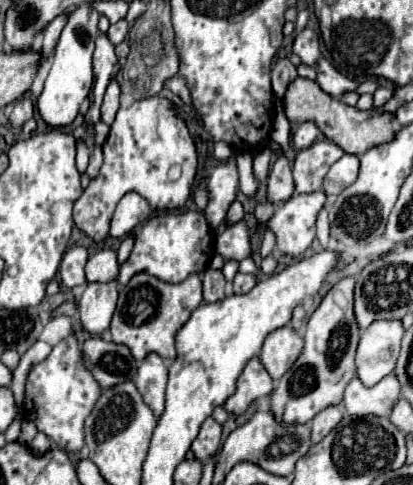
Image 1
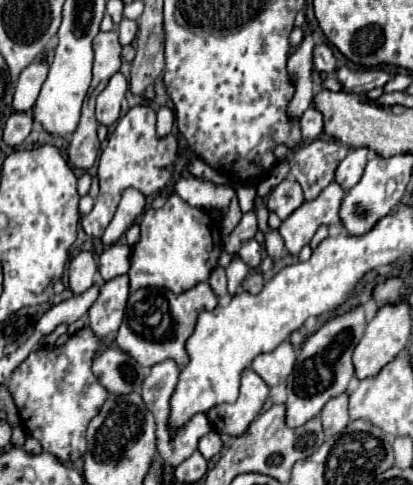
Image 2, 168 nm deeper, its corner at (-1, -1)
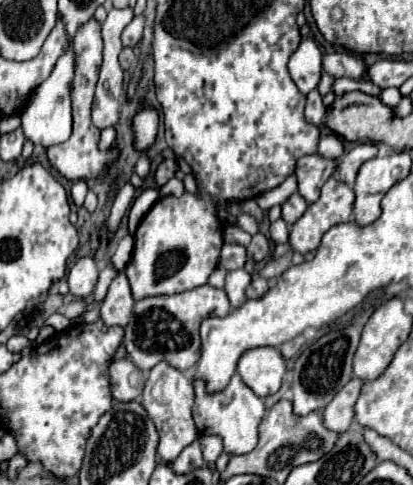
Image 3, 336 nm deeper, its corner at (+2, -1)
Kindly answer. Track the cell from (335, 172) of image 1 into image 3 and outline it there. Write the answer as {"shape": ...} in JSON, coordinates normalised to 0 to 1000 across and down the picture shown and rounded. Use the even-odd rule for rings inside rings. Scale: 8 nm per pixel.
{"shape":[[[869,295],[869,299],[860,299],[860,303],[855,303],[845,315],[835,315],[831,328],[826,328],[826,340],[821,340],[821,353],[816,353],[816,357],[821,357],[821,369],[826,369],[835,381],[855,386],[869,344],[874,344],[889,328],[898,328],[898,324],[908,324],[908,320],[913,320],[913,299],[903,299],[903,295]]]}

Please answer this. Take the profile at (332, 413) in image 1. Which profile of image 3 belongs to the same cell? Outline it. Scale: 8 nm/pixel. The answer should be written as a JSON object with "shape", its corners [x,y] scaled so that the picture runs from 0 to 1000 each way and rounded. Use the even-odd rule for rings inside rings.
{"shape":[[[850,781],[811,819],[806,827],[782,843],[782,876],[811,893],[831,893],[845,885],[855,868],[855,835],[869,819],[879,786]]]}

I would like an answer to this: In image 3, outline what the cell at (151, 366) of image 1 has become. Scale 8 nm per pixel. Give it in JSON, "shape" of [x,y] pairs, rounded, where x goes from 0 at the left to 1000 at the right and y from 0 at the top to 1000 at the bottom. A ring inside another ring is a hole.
{"shape":[[[404,744],[380,748],[351,786],[351,802],[341,814],[341,835],[351,839],[361,864],[375,872],[380,893],[385,893],[385,922],[380,938],[395,955],[419,955],[433,934],[462,918],[482,893],[472,880],[472,868],[462,860],[462,835],[467,835],[467,790],[424,757],[414,757]]]}

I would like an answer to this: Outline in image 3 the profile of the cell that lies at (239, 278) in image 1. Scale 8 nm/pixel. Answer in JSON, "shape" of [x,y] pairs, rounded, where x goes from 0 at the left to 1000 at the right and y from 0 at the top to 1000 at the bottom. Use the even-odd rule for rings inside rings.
{"shape":[[[613,567],[613,575],[608,575],[608,588],[598,592],[598,612],[603,616],[622,616],[622,612],[632,612],[632,608],[642,608],[651,600],[651,584],[632,571],[632,567]]]}

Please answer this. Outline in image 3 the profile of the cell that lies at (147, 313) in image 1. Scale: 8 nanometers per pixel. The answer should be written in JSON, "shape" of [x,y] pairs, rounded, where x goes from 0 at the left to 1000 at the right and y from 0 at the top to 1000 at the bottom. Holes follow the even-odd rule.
{"shape":[[[487,588],[462,600],[443,600],[429,608],[385,608],[351,612],[327,625],[322,654],[303,674],[298,711],[322,740],[322,748],[341,761],[370,761],[385,744],[414,748],[433,765],[462,761],[482,740],[482,670],[496,654],[540,654],[559,637],[554,616],[540,596],[521,596],[511,588]]]}

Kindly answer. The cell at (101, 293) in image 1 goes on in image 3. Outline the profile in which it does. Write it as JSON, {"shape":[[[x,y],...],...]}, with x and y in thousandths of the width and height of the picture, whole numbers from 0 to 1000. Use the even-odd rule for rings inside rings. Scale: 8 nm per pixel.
{"shape":[[[293,559],[283,563],[283,571],[274,575],[274,584],[264,588],[264,600],[240,633],[240,658],[259,670],[288,670],[303,674],[308,658],[317,658],[317,633],[322,633],[322,612],[317,612],[317,596],[312,596],[312,579],[308,567]]]}

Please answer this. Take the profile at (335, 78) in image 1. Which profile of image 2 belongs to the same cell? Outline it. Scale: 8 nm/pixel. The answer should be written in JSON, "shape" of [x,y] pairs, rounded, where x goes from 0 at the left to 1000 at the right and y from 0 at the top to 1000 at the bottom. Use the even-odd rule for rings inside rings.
{"shape":[[[823,138],[814,159],[847,192],[891,192],[910,179],[930,179],[954,155],[930,142],[891,142],[891,146],[852,146],[843,138]]]}

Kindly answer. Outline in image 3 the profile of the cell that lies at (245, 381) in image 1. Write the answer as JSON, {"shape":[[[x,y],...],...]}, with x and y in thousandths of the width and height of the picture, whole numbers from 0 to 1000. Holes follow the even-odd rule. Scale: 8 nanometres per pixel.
{"shape":[[[564,773],[559,790],[530,810],[501,810],[492,786],[467,786],[472,798],[472,835],[467,835],[467,864],[477,876],[482,897],[525,897],[540,909],[540,926],[554,938],[603,934],[622,918],[622,876],[642,856],[642,831],[627,814],[608,806],[584,781],[584,773]]]}

